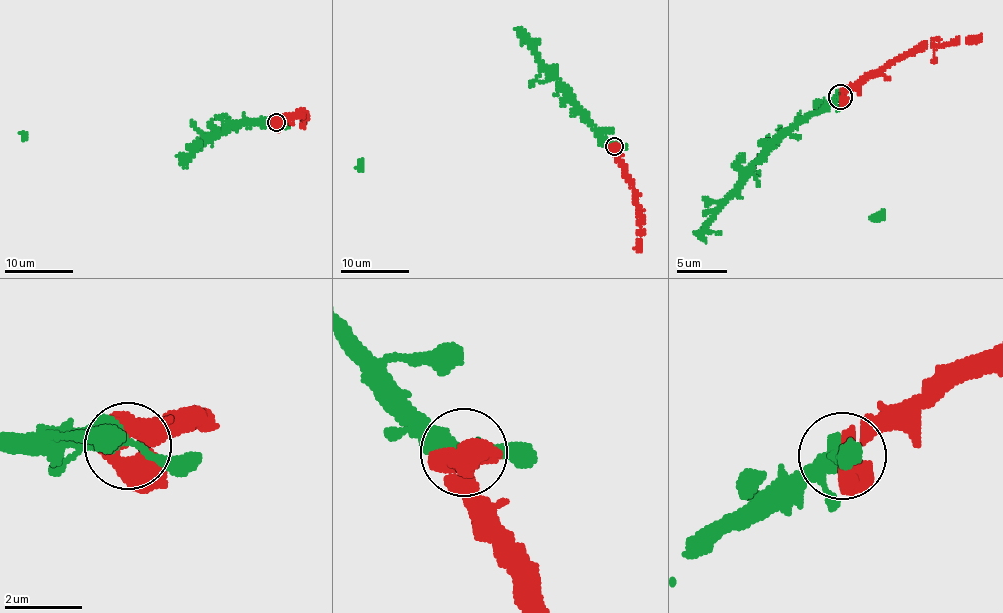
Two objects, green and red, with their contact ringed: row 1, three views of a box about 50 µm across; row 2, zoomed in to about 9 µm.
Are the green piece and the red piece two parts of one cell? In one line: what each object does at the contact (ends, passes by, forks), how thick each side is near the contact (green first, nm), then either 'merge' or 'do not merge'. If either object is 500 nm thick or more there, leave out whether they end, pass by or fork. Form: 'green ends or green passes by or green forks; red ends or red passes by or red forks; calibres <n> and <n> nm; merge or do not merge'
green passes by; red passes by; calibres 380 and 440 nm; merge

